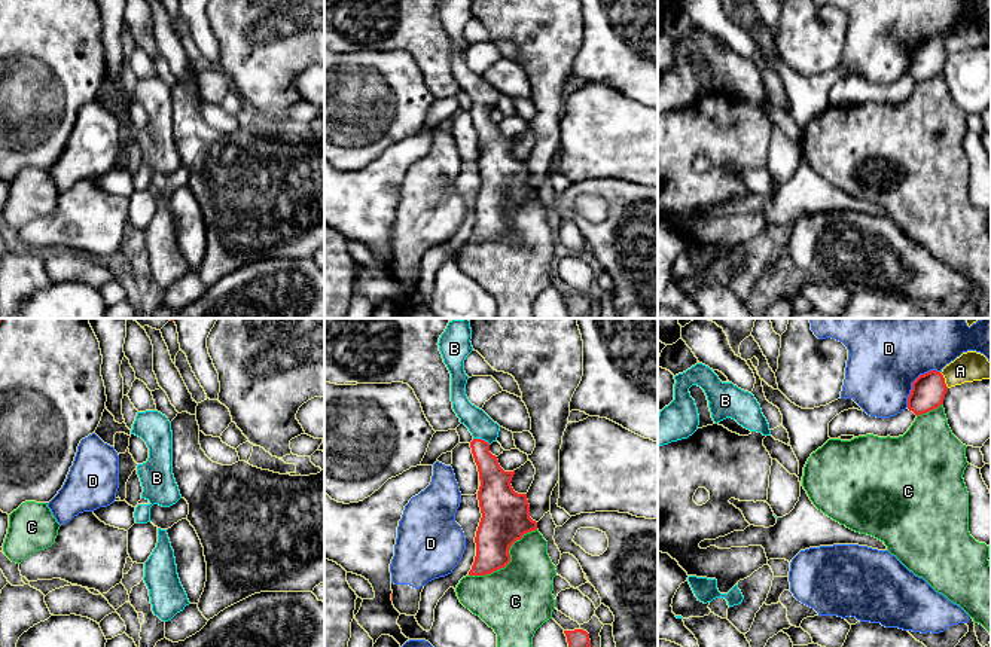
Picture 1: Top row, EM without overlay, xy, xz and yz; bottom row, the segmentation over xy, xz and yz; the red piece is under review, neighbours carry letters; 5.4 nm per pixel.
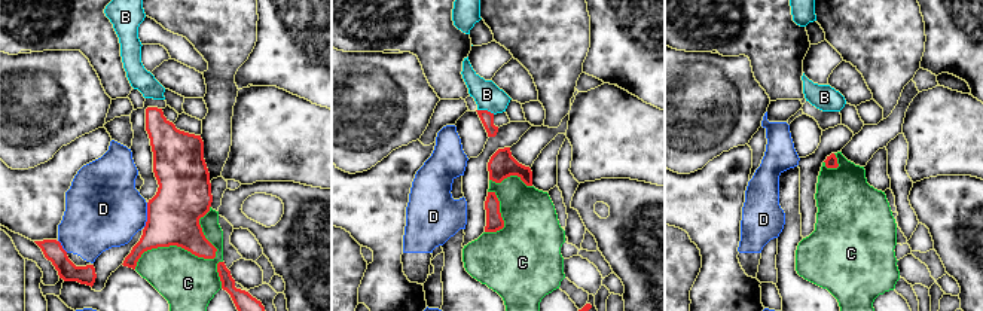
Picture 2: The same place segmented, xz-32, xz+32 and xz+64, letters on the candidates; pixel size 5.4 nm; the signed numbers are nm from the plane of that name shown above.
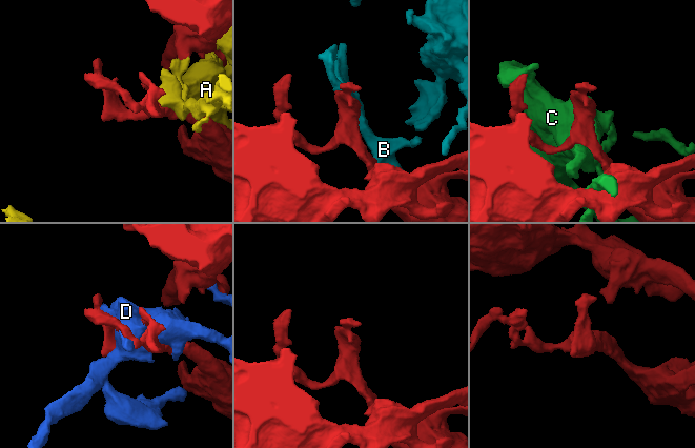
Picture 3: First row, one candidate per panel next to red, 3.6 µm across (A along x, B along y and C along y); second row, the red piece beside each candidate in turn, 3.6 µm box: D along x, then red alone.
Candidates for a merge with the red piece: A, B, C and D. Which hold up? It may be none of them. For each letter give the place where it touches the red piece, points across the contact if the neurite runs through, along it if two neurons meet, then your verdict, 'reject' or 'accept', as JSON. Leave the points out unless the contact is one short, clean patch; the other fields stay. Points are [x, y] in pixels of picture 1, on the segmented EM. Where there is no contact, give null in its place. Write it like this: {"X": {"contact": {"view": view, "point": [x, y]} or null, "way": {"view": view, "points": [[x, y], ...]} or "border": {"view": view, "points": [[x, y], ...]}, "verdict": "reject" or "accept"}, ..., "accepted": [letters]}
{"A": {"contact": {"view": "yz", "point": [944, 380]}, "verdict": "reject"}, "B": {"contact": {"view": "xz", "point": [481, 439]}, "way": {"view": "xz", "points": [[494, 482], [481, 454], [481, 439], [479, 424]]}, "verdict": "accept"}, "C": {"contact": {"view": "xz", "point": [509, 561]}, "verdict": "reject"}, "D": {"contact": {"view": "yz", "point": [914, 381]}, "verdict": "reject"}, "accepted": ["B"]}

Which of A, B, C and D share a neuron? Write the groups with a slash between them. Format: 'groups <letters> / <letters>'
groups A / B / C / D

